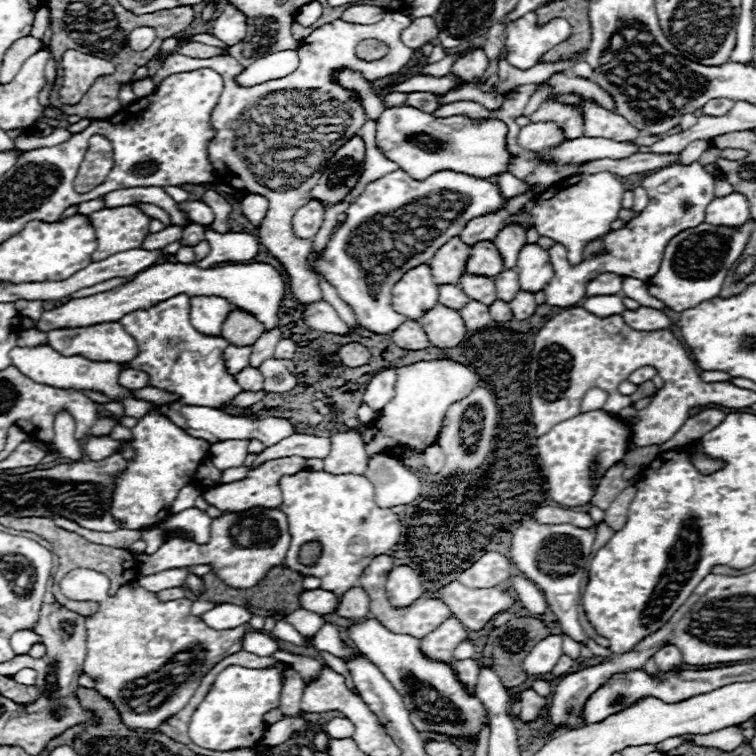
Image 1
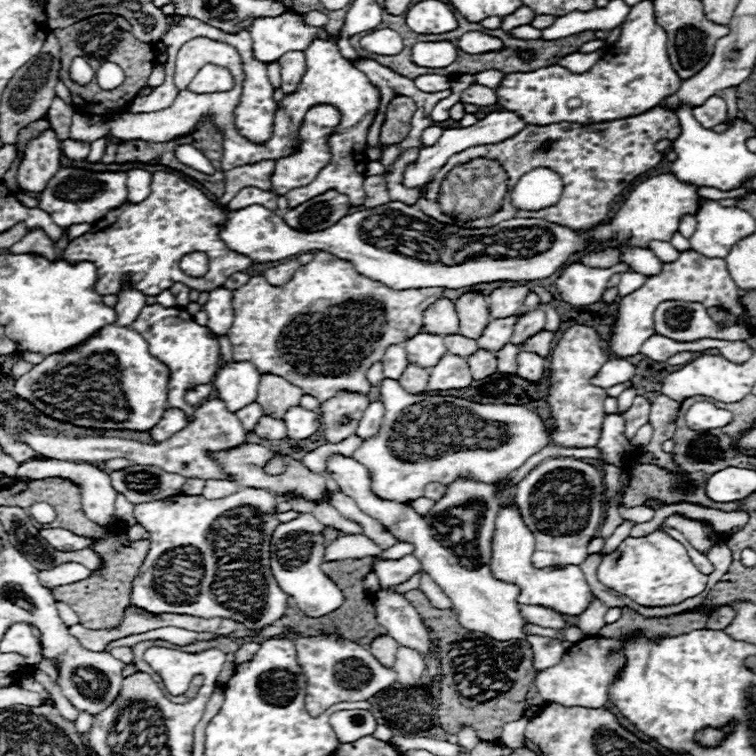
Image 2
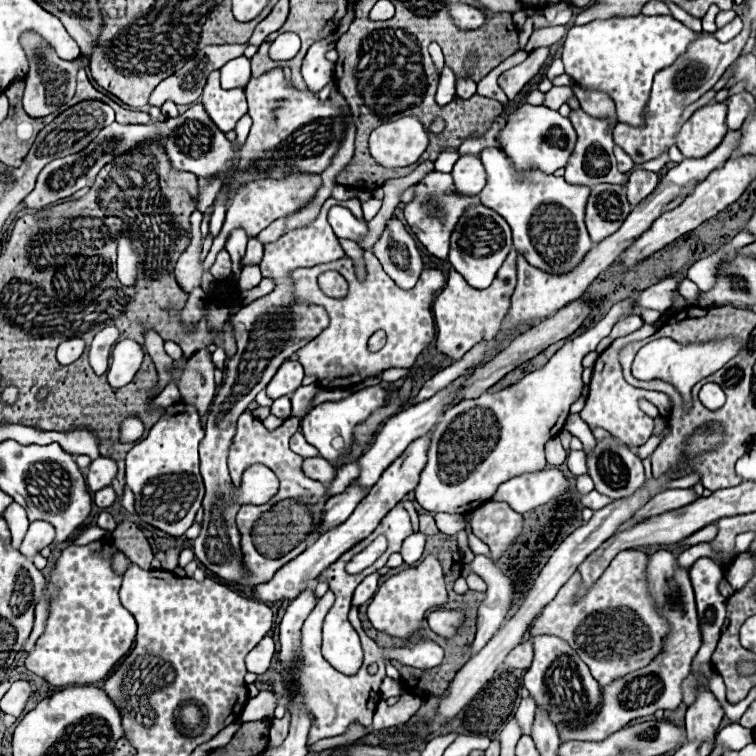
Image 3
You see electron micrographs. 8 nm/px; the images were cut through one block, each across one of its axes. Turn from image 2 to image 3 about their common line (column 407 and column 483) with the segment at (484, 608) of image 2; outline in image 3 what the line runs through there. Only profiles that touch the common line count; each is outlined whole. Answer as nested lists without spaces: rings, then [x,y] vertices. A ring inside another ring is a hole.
[[[484,502],[474,510],[470,526],[472,532],[490,546],[492,558],[498,560],[504,550],[522,532],[522,514],[514,512],[506,502]]]

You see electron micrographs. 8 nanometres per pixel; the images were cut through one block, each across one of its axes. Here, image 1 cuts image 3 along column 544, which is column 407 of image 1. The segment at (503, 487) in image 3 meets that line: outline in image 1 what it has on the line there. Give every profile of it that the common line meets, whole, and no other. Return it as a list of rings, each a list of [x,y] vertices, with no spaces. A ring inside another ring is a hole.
[[[372,456],[366,478],[374,486],[374,500],[380,508],[410,504],[420,496],[420,478],[392,456]]]

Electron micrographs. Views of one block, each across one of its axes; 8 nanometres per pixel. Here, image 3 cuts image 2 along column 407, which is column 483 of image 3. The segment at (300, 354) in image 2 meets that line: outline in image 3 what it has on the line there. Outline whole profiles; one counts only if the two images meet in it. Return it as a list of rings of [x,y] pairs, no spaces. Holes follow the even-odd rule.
[[[516,250],[508,254],[492,286],[486,290],[470,288],[466,280],[454,268],[450,268],[446,288],[432,302],[432,314],[436,322],[436,348],[442,354],[446,354],[452,360],[460,360],[460,356],[464,356],[480,340],[496,338],[496,334],[500,332],[502,320],[508,314],[510,298],[516,286],[516,256],[518,256]]]

